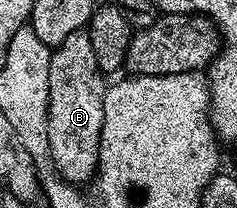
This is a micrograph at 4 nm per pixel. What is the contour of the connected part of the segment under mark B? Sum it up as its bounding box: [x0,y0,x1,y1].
[48,28,106,181]

